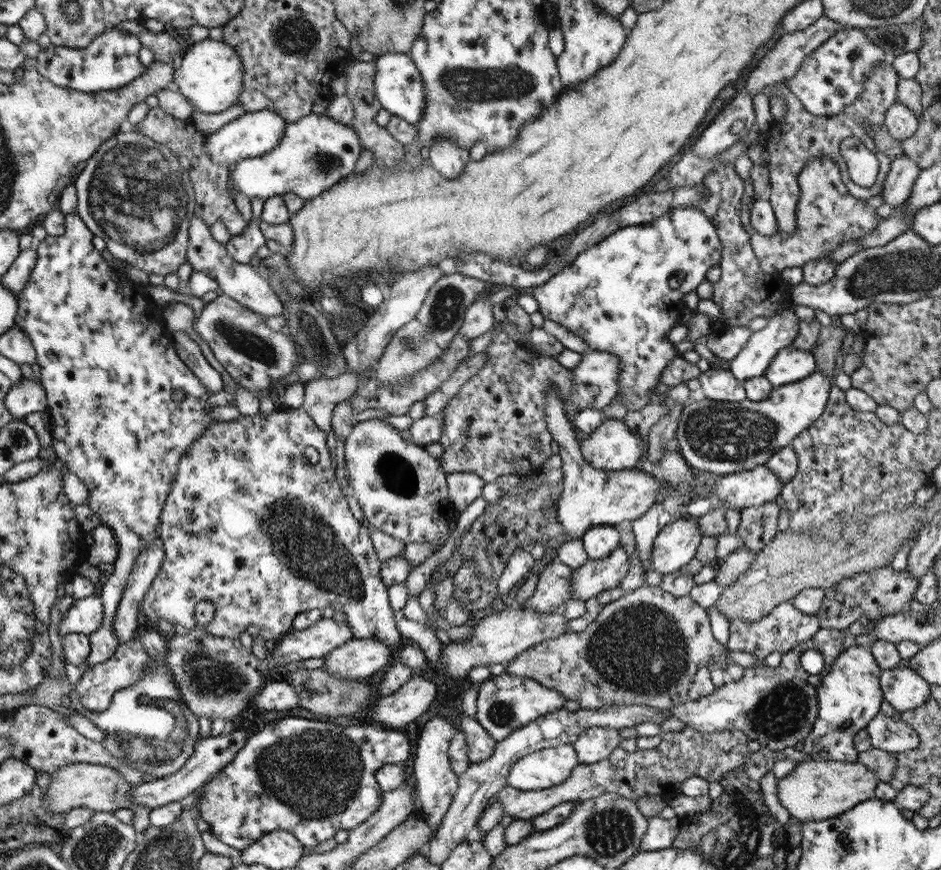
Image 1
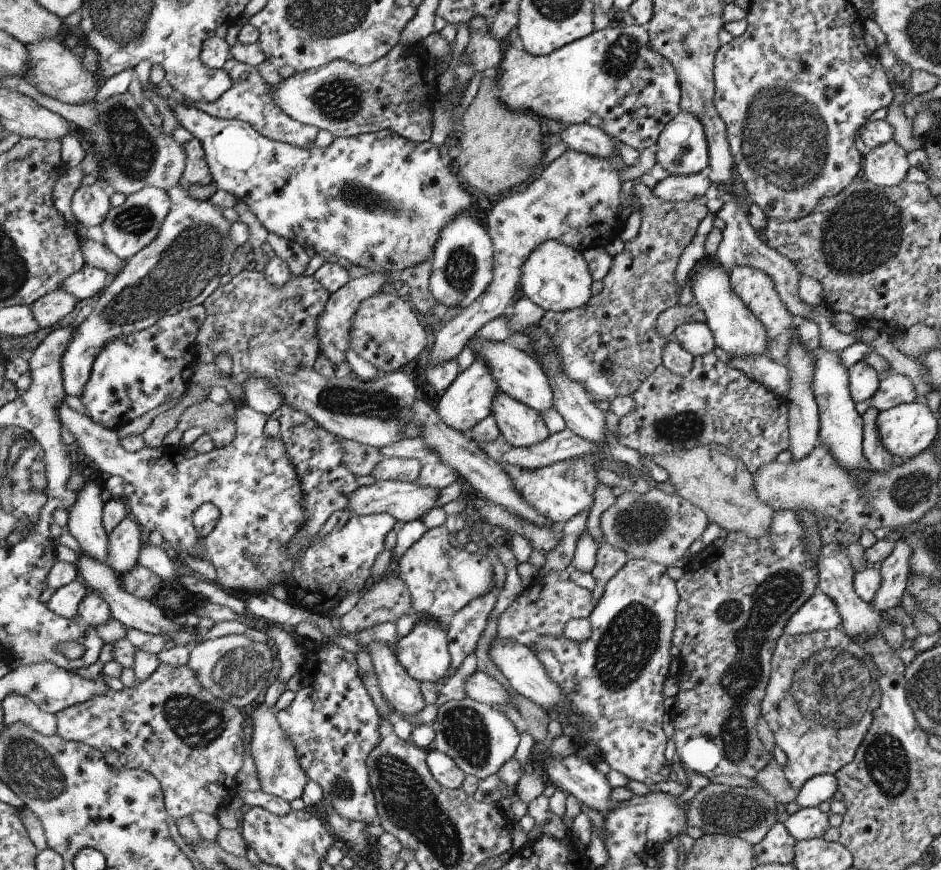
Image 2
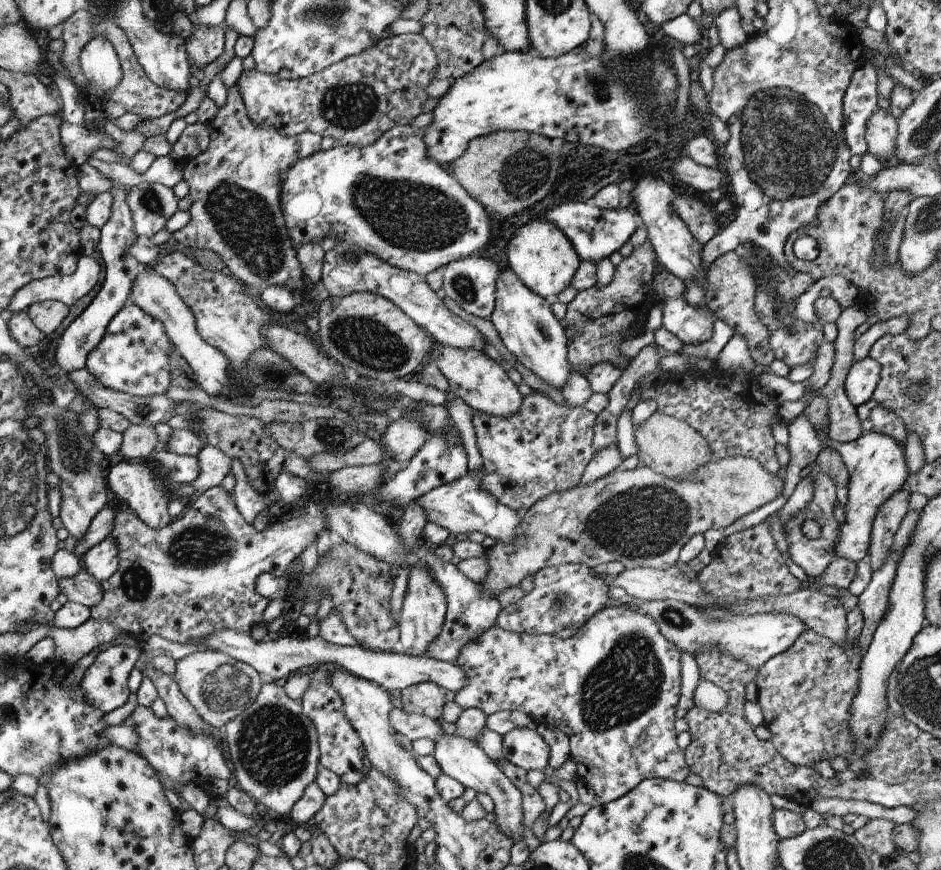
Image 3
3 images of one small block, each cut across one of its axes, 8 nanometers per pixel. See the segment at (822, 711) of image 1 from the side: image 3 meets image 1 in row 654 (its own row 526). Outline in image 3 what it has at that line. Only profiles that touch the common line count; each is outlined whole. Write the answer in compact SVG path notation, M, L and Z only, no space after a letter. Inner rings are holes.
M873 432L862 433L855 441L850 441L849 443L828 440L826 446L836 449L841 454L842 460L849 471L848 501L844 506L845 520L843 520L843 523L839 523L835 554L840 558L857 563L867 558L873 522L882 504L888 501L895 492L906 488L905 484L910 473L908 472L908 467L906 467L905 450L892 437Z

